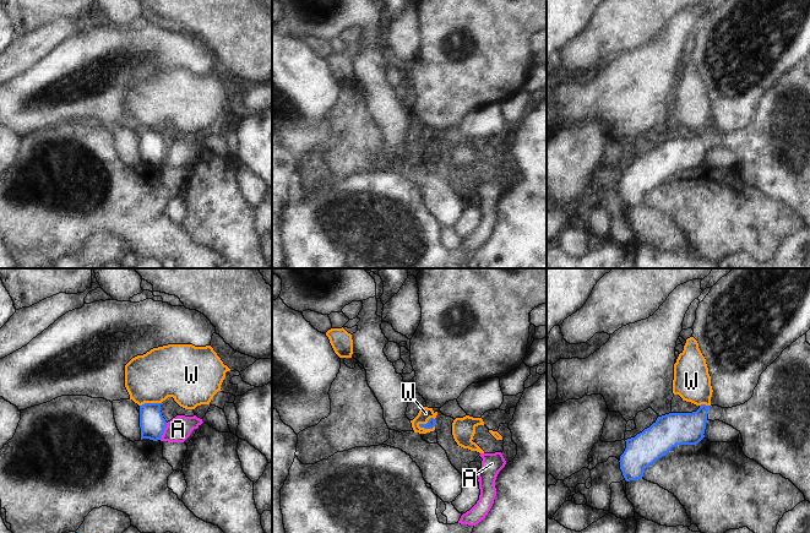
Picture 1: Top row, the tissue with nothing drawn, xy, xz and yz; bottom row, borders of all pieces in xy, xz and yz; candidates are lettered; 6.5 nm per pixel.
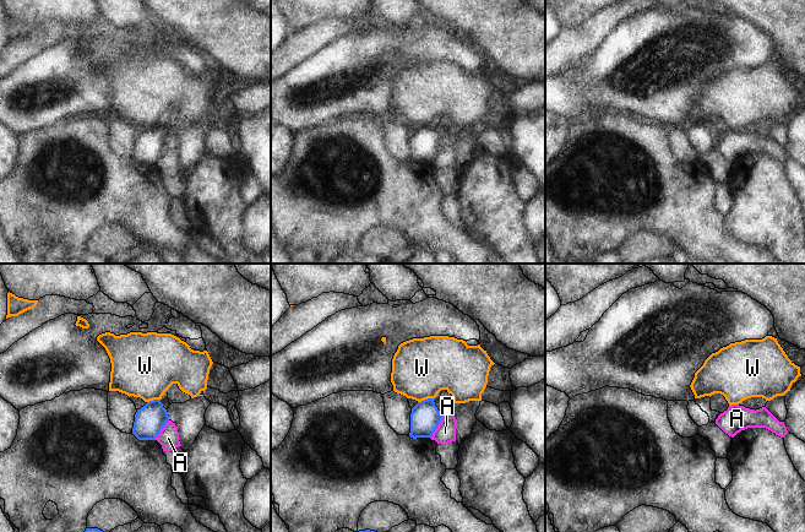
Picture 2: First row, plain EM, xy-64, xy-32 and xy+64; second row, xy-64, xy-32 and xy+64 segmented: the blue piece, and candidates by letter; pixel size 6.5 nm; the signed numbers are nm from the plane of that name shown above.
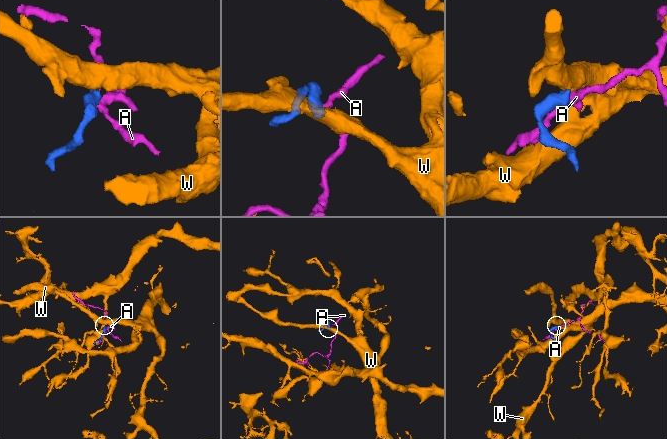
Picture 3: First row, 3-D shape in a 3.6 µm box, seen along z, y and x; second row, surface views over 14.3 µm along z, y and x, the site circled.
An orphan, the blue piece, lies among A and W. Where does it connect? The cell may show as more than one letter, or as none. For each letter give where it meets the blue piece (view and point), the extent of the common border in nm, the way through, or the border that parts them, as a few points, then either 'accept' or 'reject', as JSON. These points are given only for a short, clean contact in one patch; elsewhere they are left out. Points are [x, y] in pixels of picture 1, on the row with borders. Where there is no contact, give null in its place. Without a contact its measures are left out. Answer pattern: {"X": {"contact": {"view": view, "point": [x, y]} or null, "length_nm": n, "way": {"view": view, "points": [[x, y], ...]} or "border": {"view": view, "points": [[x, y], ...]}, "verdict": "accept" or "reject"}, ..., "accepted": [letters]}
{"A": {"contact": {"view": "xy", "point": [163, 431]}, "length_nm": 120, "border": {"view": "xy", "points": [[167, 423], [159, 439]]}, "verdict": "reject"}, "W": {"contact": {"view": "xz", "point": [427, 423]}, "length_nm": 120, "border": {"view": "xz", "points": [[434, 418], [418, 425]]}, "verdict": "reject"}, "accepted": []}

